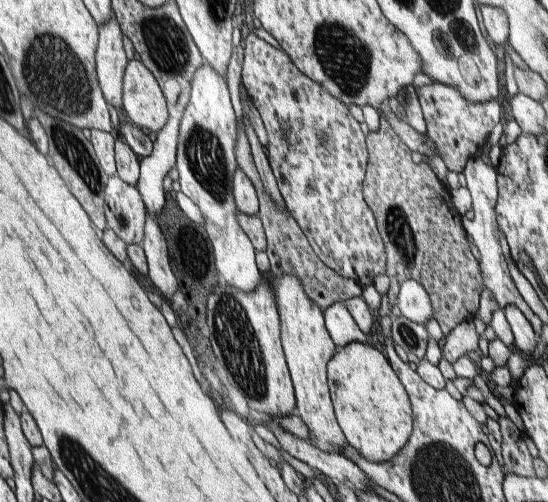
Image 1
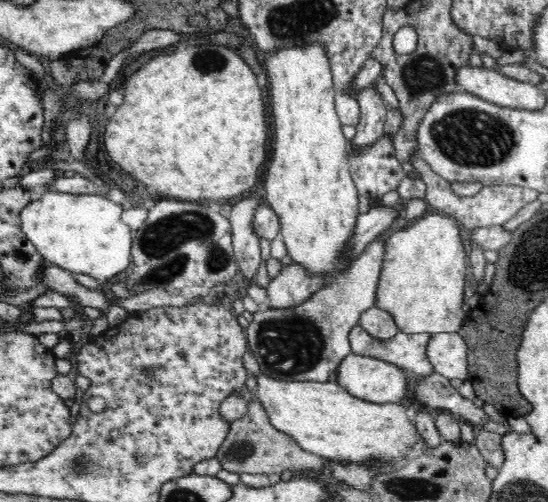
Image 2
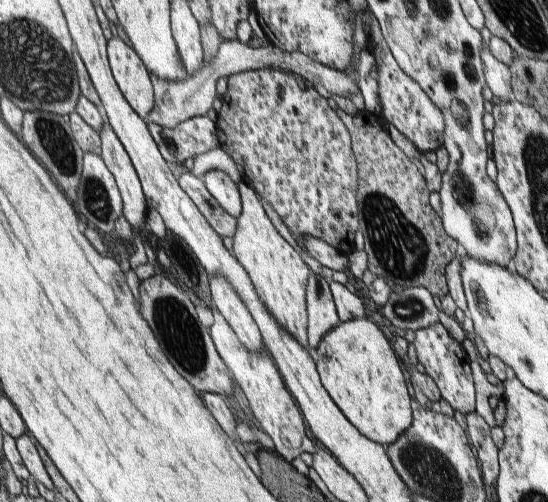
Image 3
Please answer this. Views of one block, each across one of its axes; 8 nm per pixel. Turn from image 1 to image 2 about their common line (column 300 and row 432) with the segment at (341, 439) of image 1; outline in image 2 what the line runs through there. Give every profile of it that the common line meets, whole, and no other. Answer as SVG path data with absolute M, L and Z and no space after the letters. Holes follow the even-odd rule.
M264 374L256 376L258 388L252 390L258 402L264 406L268 414L268 422L282 434L288 434L300 448L312 452L322 458L344 458L344 462L364 462L364 458L380 458L380 462L388 462L386 470L400 470L408 466L406 452L422 440L410 410L400 404L374 404L360 398L354 398L338 384L316 384L316 382L298 382L296 380L272 380Z

